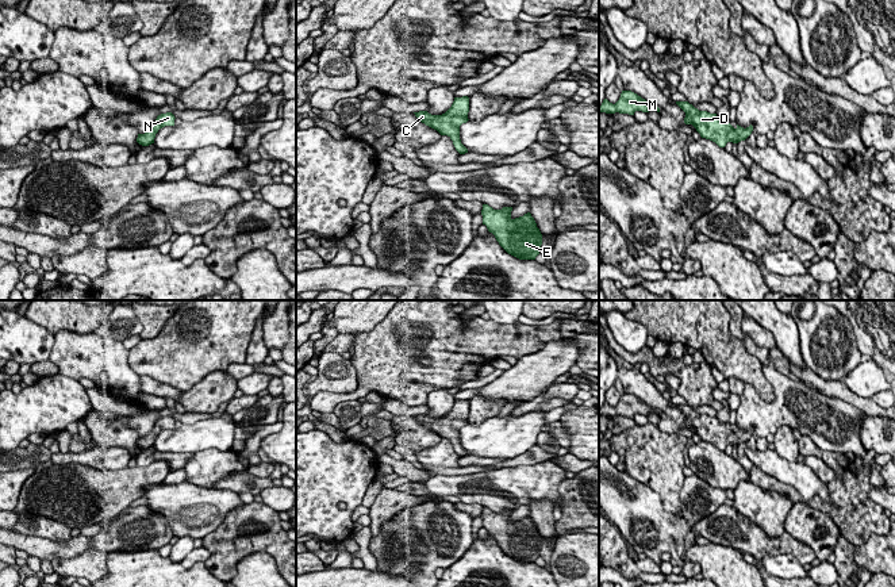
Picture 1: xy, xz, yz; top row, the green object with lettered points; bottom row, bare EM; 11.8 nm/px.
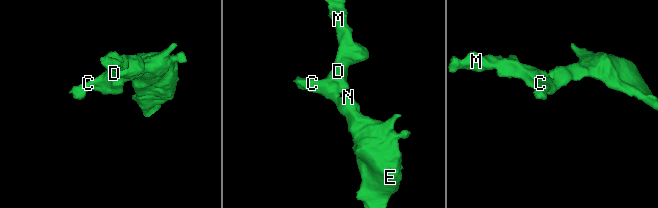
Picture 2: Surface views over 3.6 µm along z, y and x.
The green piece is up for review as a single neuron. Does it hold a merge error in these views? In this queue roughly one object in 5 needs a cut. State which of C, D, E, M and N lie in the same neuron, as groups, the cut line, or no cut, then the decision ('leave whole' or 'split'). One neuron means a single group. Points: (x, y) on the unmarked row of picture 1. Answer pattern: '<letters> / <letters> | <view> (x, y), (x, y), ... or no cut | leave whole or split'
C D E M N | no cut | leave whole

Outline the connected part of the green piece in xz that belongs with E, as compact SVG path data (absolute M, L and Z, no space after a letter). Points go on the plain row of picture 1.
M483 507L483 527L508 557L519 563L535 563L542 548L542 537L530 515L512 522L511 514L512 510L493 513Z

